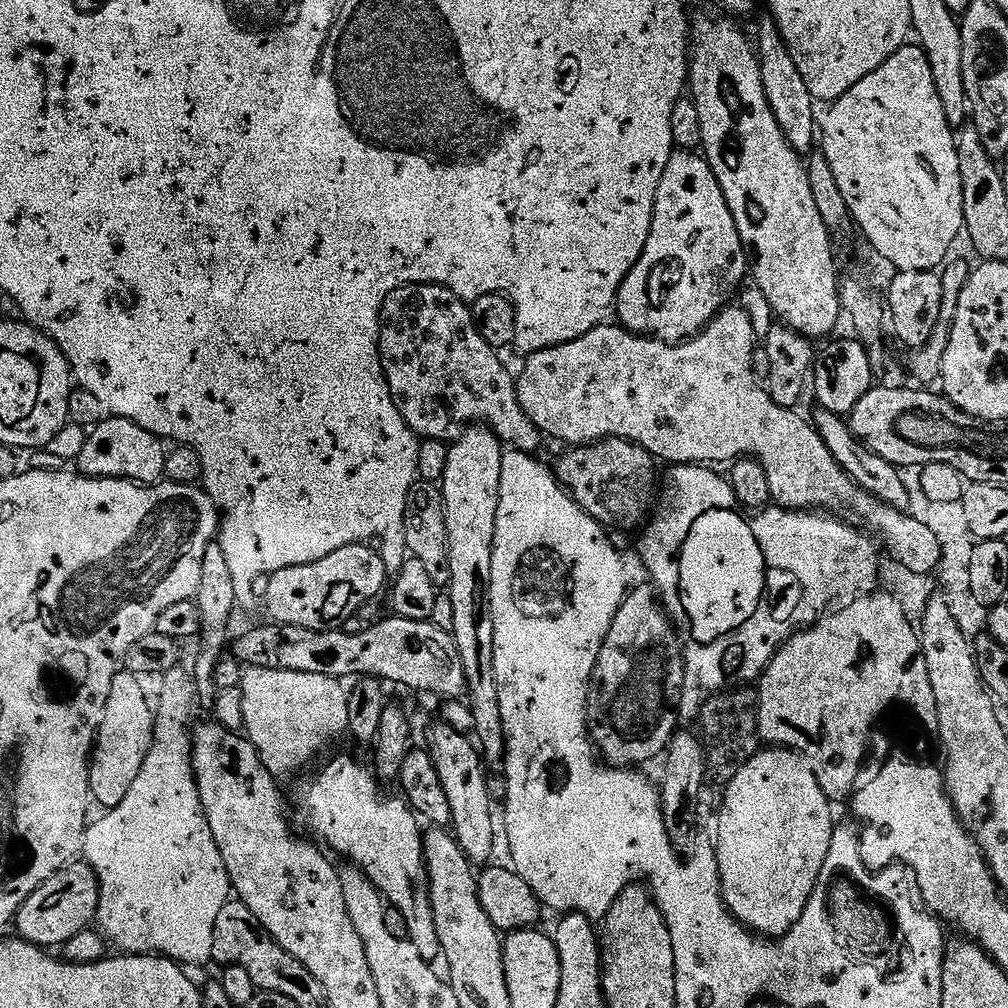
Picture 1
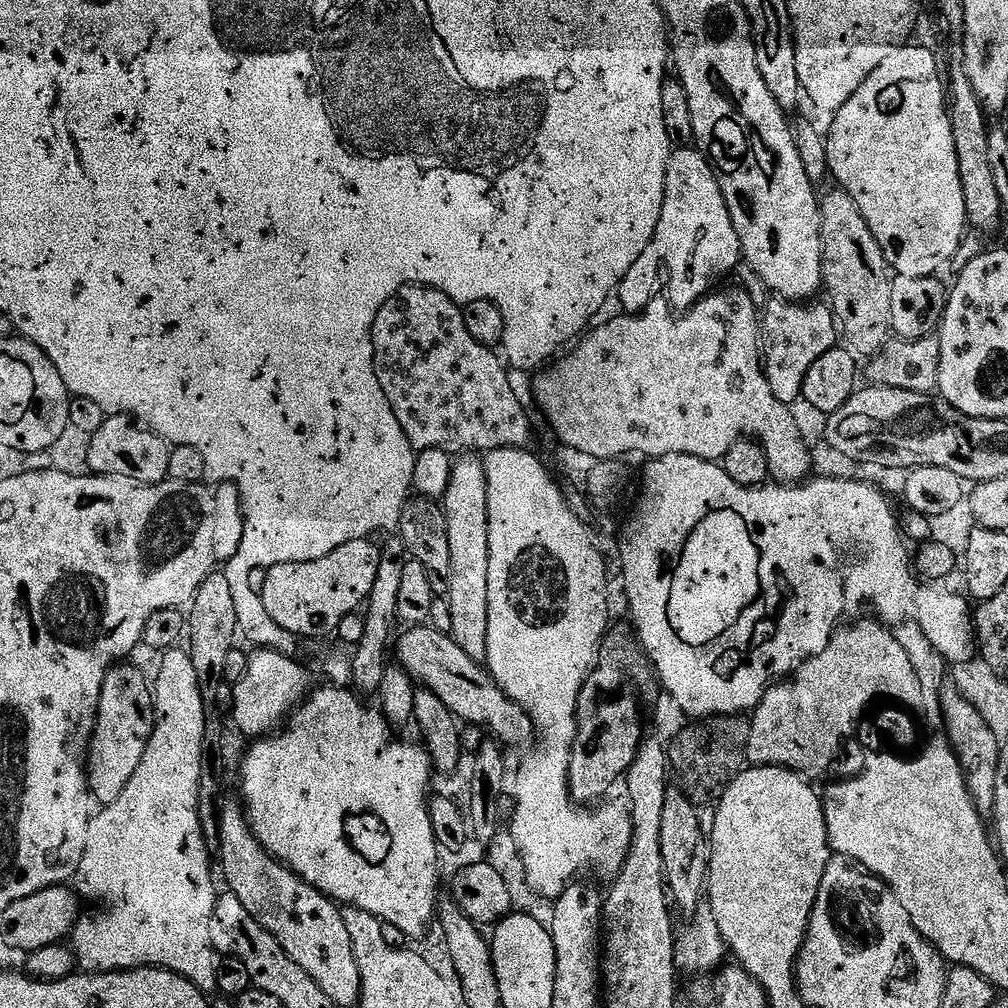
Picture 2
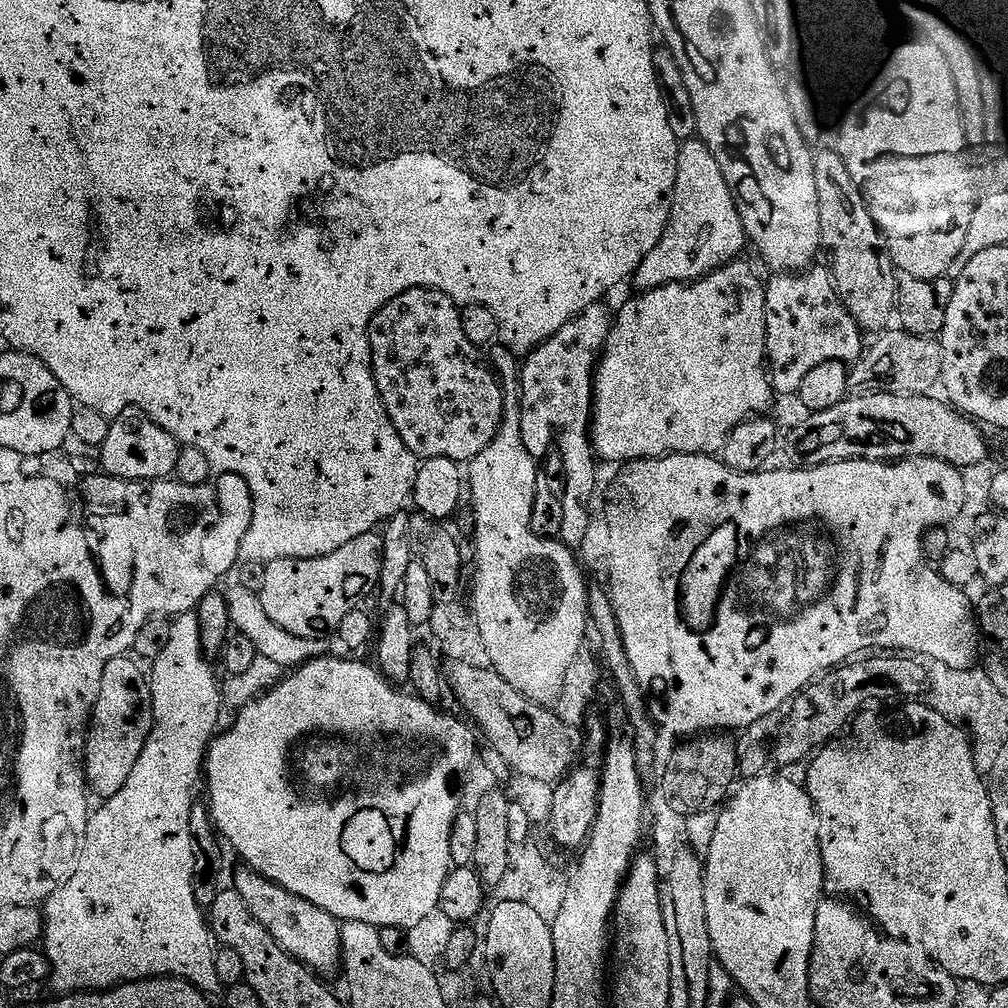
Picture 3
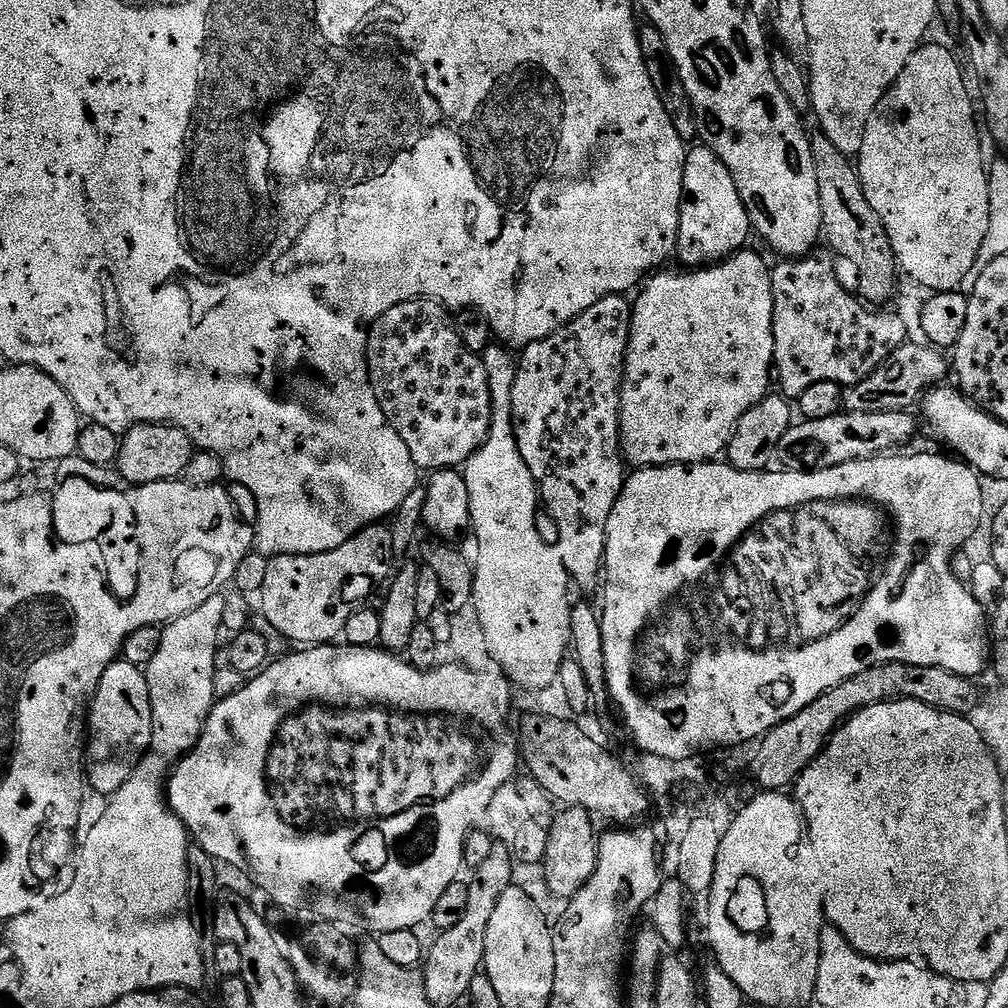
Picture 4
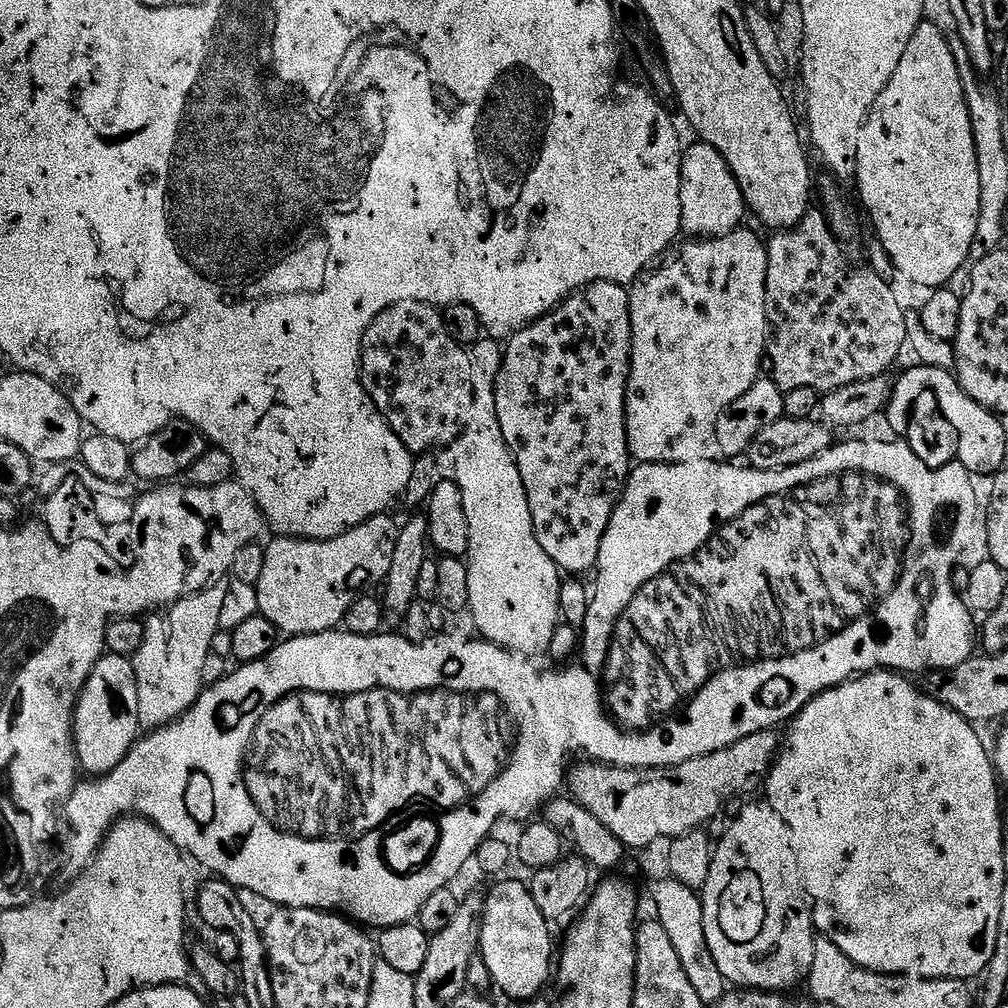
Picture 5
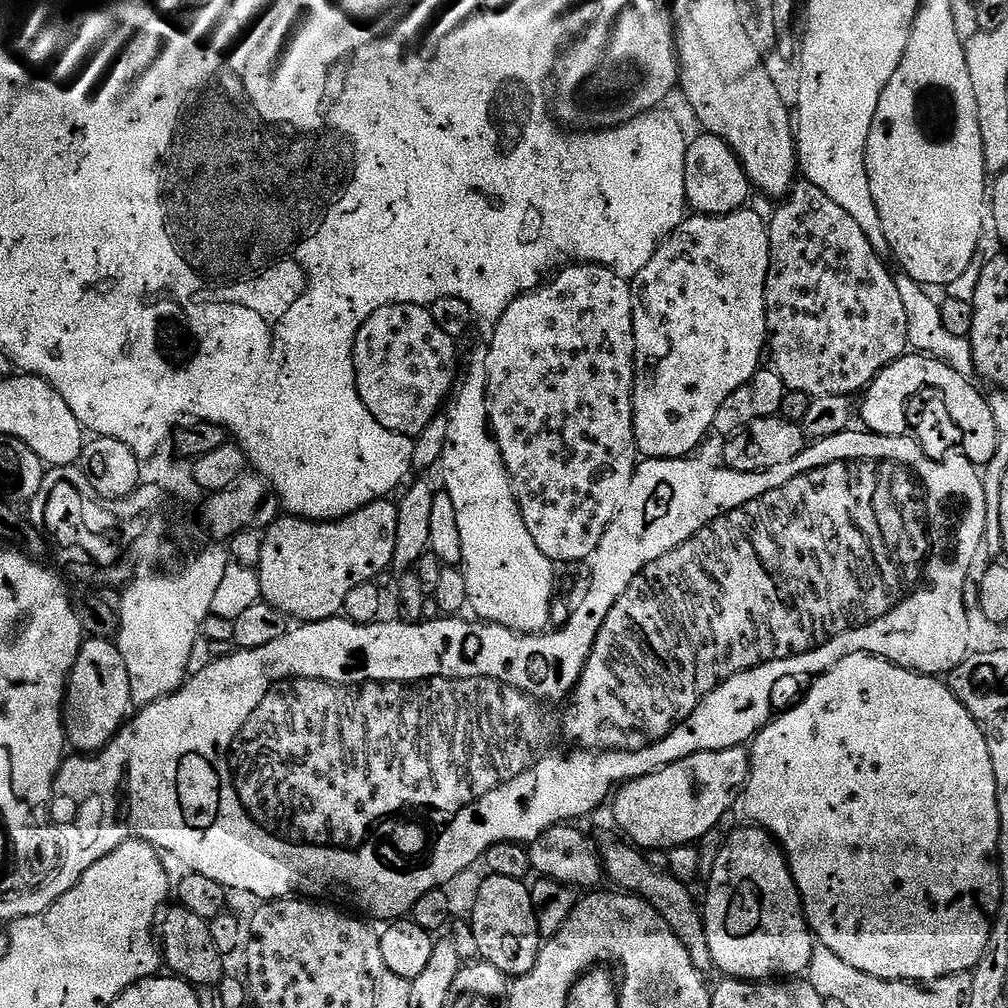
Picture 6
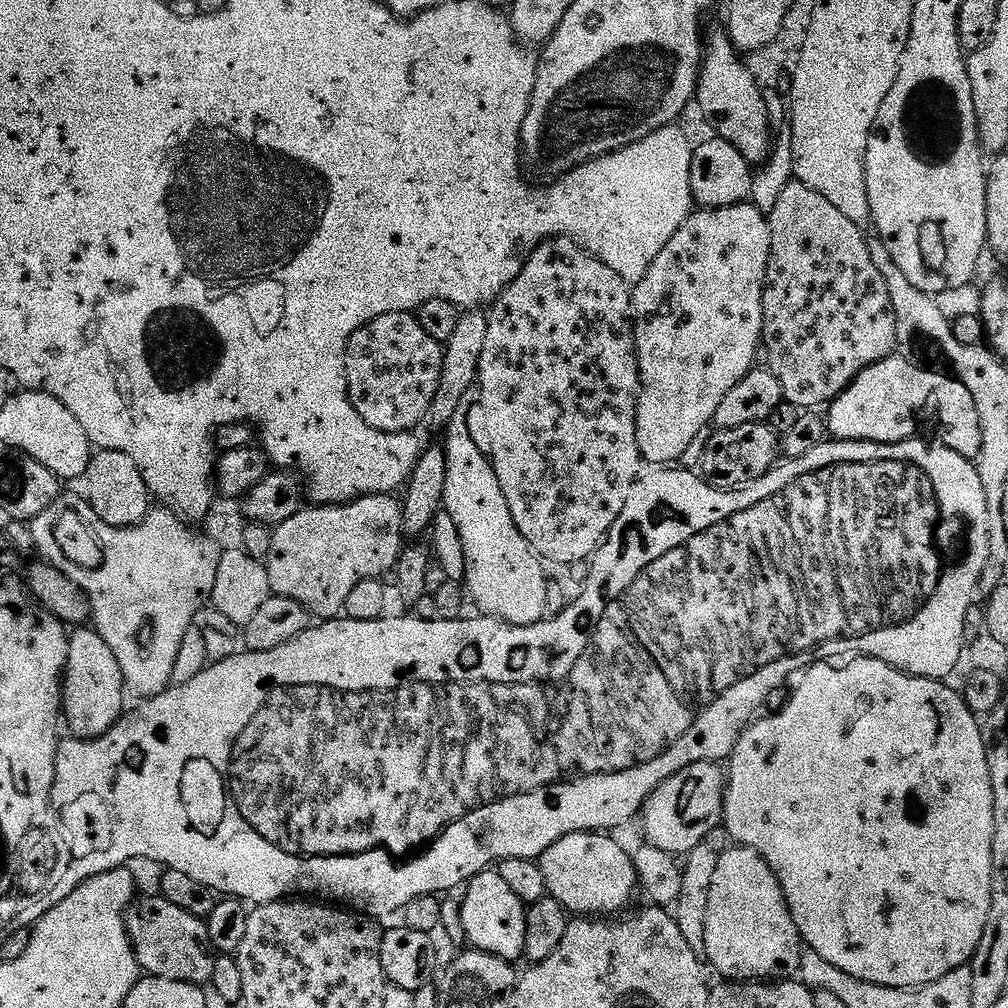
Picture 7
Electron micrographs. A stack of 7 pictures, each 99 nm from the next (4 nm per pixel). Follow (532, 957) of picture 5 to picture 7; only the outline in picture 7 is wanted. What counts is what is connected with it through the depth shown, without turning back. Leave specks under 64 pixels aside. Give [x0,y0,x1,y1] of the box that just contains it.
[458,870,528,962]

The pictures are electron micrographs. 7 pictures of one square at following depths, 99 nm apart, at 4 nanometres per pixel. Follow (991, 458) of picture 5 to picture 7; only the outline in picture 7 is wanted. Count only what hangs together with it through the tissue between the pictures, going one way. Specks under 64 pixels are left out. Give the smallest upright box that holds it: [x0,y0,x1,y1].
[828,355,983,461]

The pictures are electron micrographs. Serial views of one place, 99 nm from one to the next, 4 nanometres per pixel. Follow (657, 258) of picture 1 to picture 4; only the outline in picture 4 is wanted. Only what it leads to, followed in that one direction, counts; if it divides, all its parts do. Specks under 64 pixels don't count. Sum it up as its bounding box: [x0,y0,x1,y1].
[674,146,750,266]

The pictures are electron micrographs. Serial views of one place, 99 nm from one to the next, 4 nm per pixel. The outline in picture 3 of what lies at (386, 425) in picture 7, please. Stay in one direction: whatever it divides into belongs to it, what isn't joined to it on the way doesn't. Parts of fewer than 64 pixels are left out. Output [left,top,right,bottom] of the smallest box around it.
[368,288,504,462]

